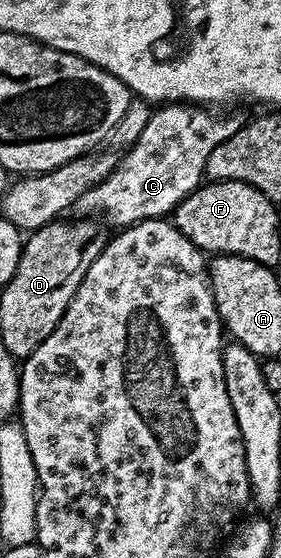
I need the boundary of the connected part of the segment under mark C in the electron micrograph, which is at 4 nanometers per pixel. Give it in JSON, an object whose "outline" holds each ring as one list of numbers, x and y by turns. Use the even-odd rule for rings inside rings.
{"outline":[[169,102,153,109,146,128,138,136,137,142,126,150,114,172,87,190,76,201,75,209,84,216,102,216,109,227,116,226,115,228,133,226,136,222,145,222,151,218,167,219,175,211,176,205,186,200,186,196,190,196,205,181,204,169,206,160,210,160,210,152,214,152,222,140,230,140,230,136,243,128,246,121,245,115,228,114,225,118,219,118,208,110,211,109,200,104,182,102]]}

